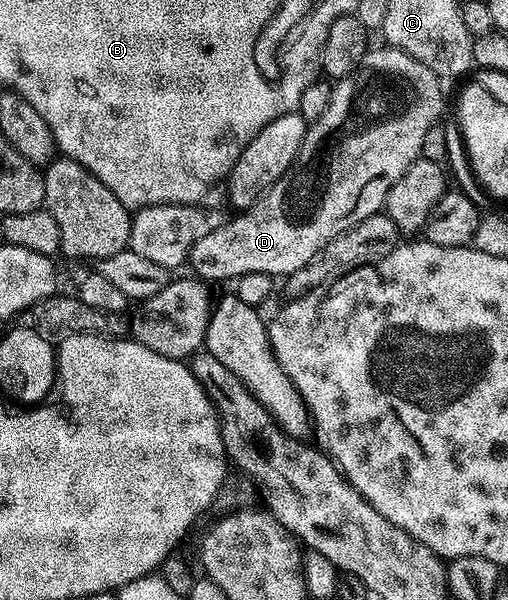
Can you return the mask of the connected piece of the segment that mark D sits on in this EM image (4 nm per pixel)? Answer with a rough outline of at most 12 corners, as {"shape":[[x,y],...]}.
{"shape":[[373,47],[290,170],[192,247],[205,282],[293,276],[377,215],[441,123]]}

